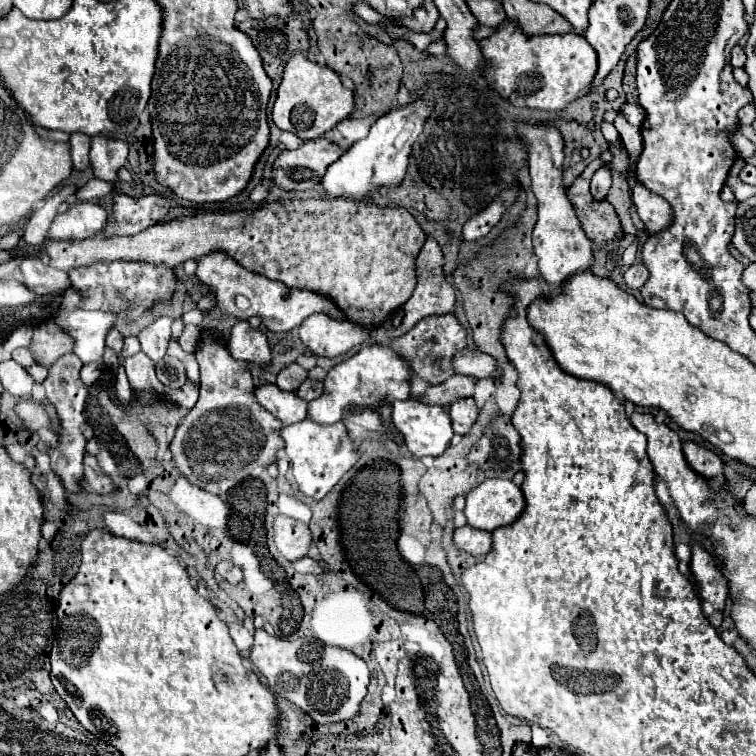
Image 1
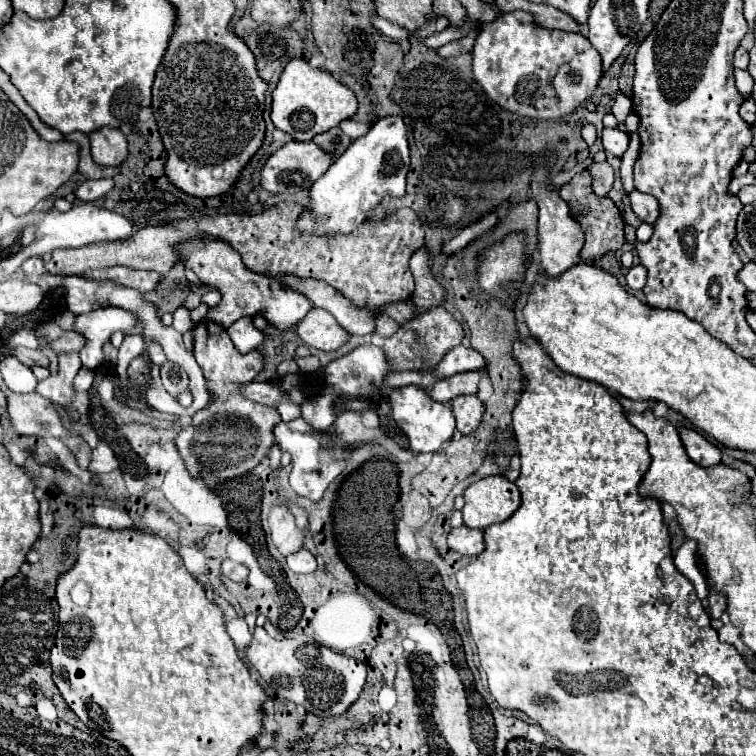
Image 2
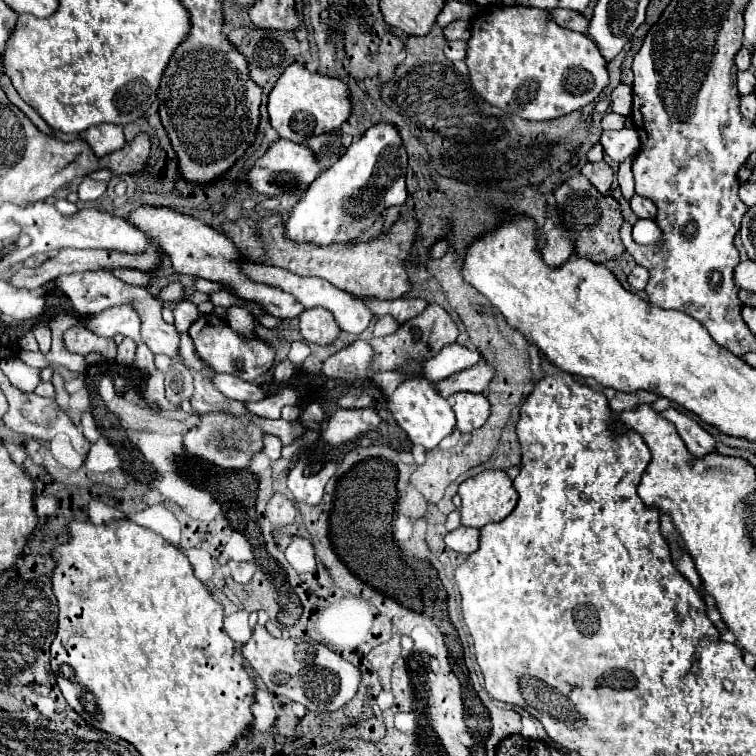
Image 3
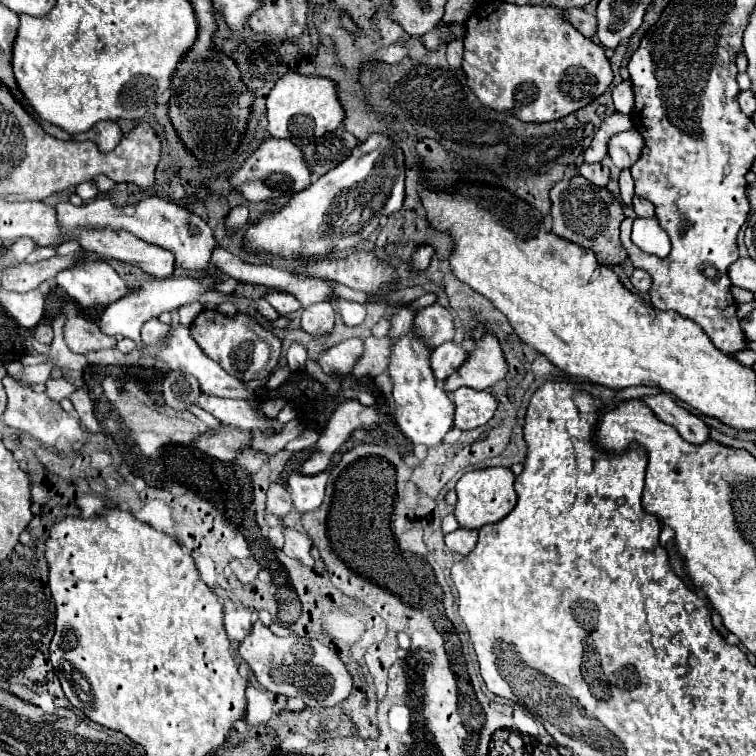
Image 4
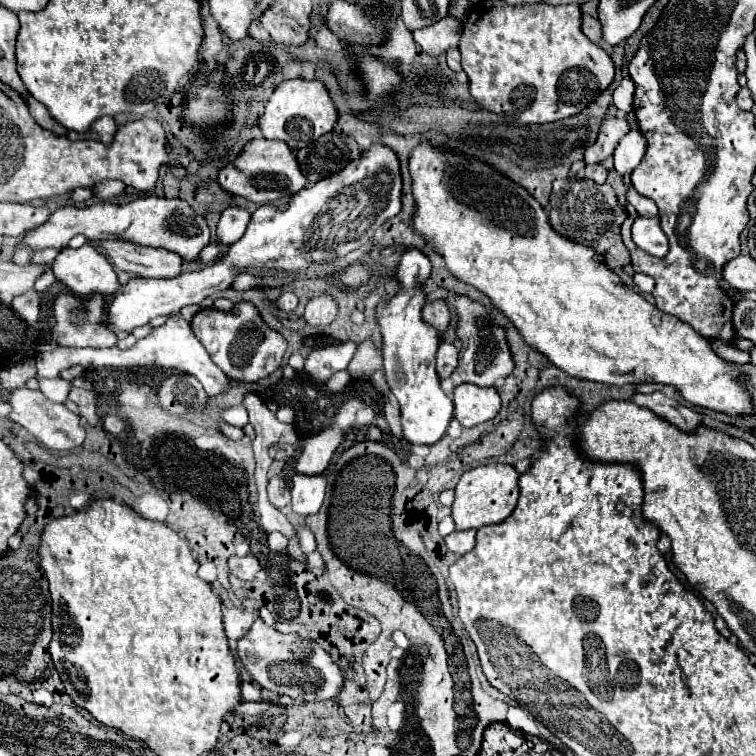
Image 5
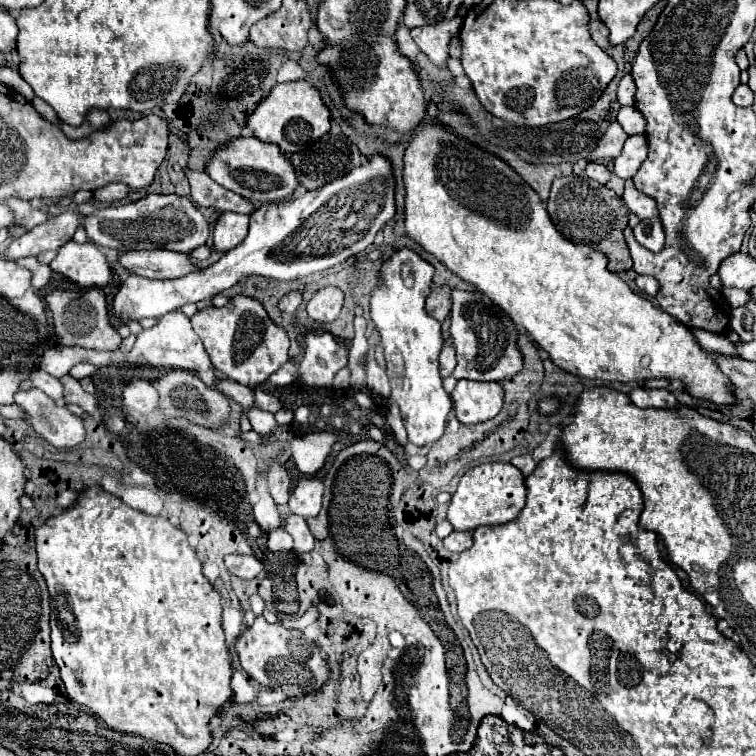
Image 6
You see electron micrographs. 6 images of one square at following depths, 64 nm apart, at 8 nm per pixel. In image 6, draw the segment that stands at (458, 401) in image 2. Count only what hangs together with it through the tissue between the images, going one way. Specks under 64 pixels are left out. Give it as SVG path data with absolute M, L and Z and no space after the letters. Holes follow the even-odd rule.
M458 380L454 392L452 392L452 402L454 402L454 412L456 418L462 424L480 424L490 418L494 418L502 410L502 386L498 382L482 384L482 382L470 382L470 380Z

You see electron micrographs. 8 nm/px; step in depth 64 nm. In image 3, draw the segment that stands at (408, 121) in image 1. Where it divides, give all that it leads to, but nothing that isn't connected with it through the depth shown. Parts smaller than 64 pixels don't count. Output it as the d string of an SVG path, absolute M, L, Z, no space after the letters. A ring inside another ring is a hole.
M388 120L374 124L356 138L340 160L316 178L316 186L310 186L298 204L286 212L286 238L316 246L360 238L384 210L406 202L406 166L408 156L396 124Z

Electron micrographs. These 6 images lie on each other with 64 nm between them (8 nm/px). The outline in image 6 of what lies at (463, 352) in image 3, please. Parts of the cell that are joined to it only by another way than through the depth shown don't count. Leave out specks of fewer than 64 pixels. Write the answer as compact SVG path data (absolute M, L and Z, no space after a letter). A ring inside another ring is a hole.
M444 346L440 352L440 376L442 378L450 376L454 366L456 366L456 352L452 346Z

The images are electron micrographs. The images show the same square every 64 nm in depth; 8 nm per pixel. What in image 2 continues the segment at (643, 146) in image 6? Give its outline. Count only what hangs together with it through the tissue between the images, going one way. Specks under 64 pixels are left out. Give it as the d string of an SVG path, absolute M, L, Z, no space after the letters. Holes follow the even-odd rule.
M604 128L602 130L602 144L604 144L606 152L610 152L610 154L614 154L618 158L626 152L628 142L630 142L630 136L628 134L622 134L616 128Z

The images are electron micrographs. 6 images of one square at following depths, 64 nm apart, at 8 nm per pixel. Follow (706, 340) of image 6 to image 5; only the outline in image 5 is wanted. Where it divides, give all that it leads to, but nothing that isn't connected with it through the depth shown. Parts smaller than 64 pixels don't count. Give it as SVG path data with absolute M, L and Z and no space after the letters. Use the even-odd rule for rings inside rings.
M710 340L710 342L712 342L712 348L718 352L718 356L722 356L724 360L734 362L734 364L738 364L738 366L750 362L750 354L748 354L748 352L742 352L742 350L738 350L736 346L724 346L722 342L716 342L716 340Z

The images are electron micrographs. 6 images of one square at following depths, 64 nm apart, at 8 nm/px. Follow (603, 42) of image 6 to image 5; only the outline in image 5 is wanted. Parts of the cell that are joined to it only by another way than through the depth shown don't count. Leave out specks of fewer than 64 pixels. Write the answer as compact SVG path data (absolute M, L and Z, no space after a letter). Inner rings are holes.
M588 14L582 16L582 32L584 32L594 44L598 44L600 38L602 38L602 26L600 26L600 22L598 22L596 18L588 16Z

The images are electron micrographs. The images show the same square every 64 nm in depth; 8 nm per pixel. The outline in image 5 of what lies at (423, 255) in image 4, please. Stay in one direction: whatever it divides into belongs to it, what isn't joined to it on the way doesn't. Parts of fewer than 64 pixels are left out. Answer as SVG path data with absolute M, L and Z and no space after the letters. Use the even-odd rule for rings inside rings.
M410 248L398 266L398 282L400 292L378 306L378 326L382 330L384 340L384 372L386 382L400 404L400 422L404 438L412 444L434 444L438 442L454 412L452 400L440 388L440 380L434 368L436 350L438 350L438 332L434 326L422 320L422 306L424 306L424 292L422 282L430 276L430 260L424 252Z

